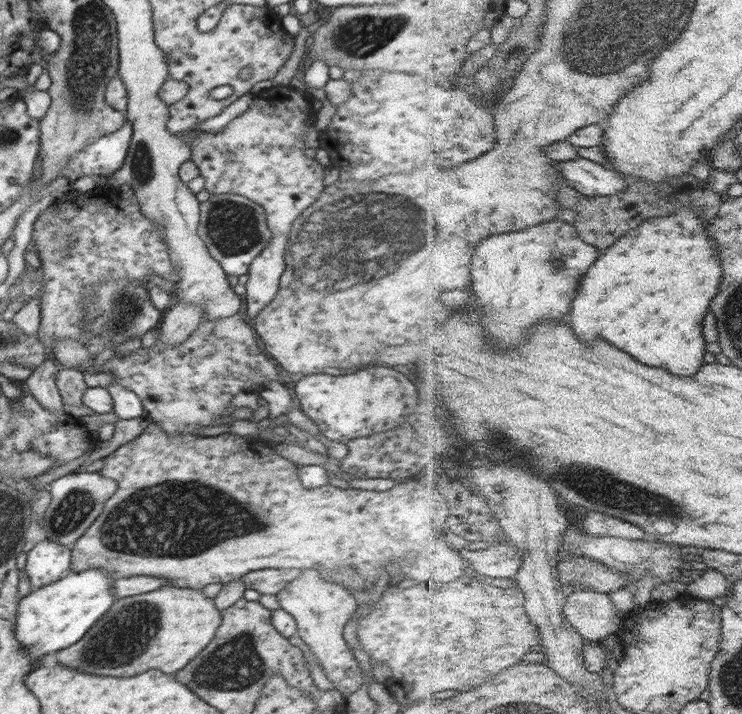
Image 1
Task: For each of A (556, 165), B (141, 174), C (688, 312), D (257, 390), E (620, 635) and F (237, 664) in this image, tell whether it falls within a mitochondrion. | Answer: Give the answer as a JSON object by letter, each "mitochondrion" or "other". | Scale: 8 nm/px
{"A":"other","B":"mitochondrion","C":"other","D":"other","E":"other","F":"mitochondrion"}

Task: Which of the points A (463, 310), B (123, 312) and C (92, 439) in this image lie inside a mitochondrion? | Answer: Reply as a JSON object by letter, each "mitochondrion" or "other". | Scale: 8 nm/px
{"A":"other","B":"mitochondrion","C":"other"}

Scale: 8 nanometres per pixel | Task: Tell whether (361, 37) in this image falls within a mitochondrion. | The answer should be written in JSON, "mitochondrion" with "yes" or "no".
{"mitochondrion":"yes"}

